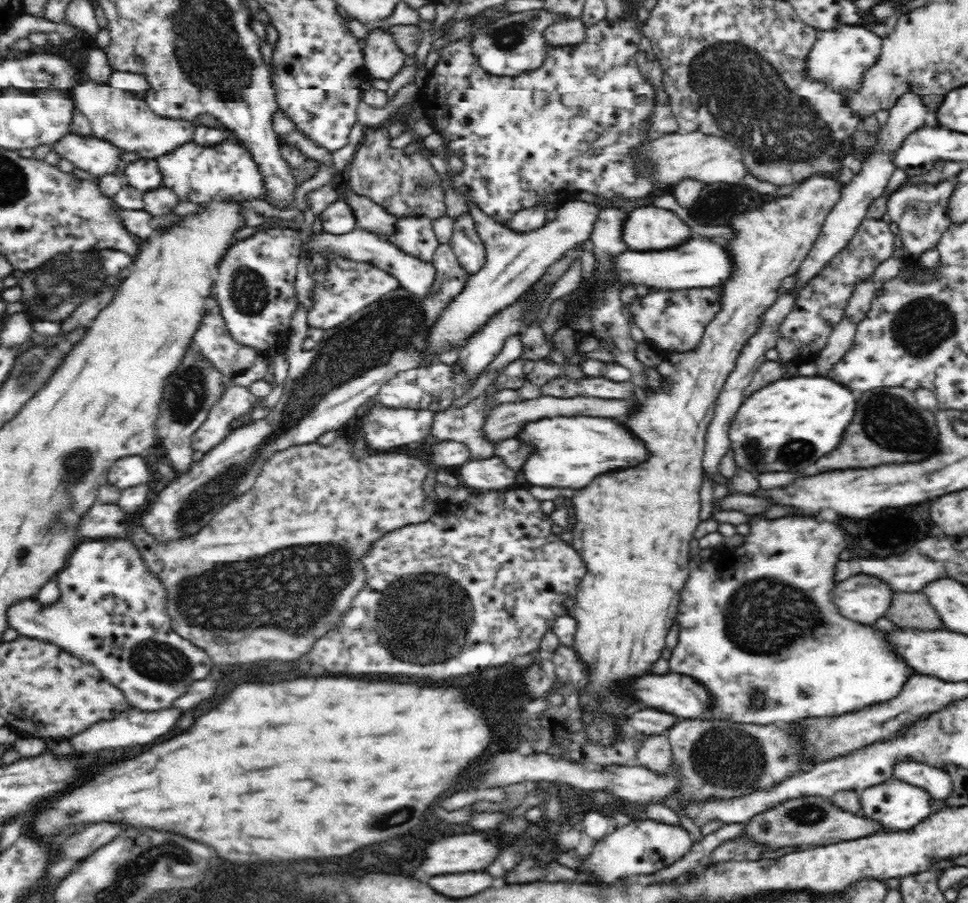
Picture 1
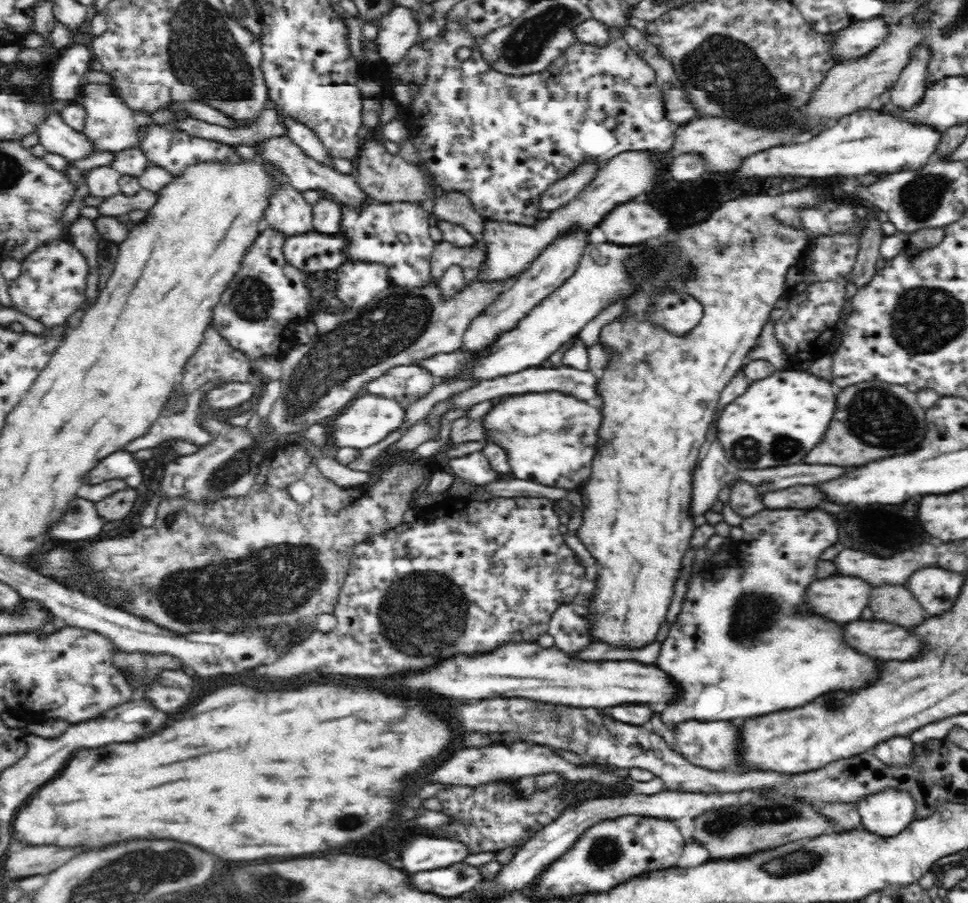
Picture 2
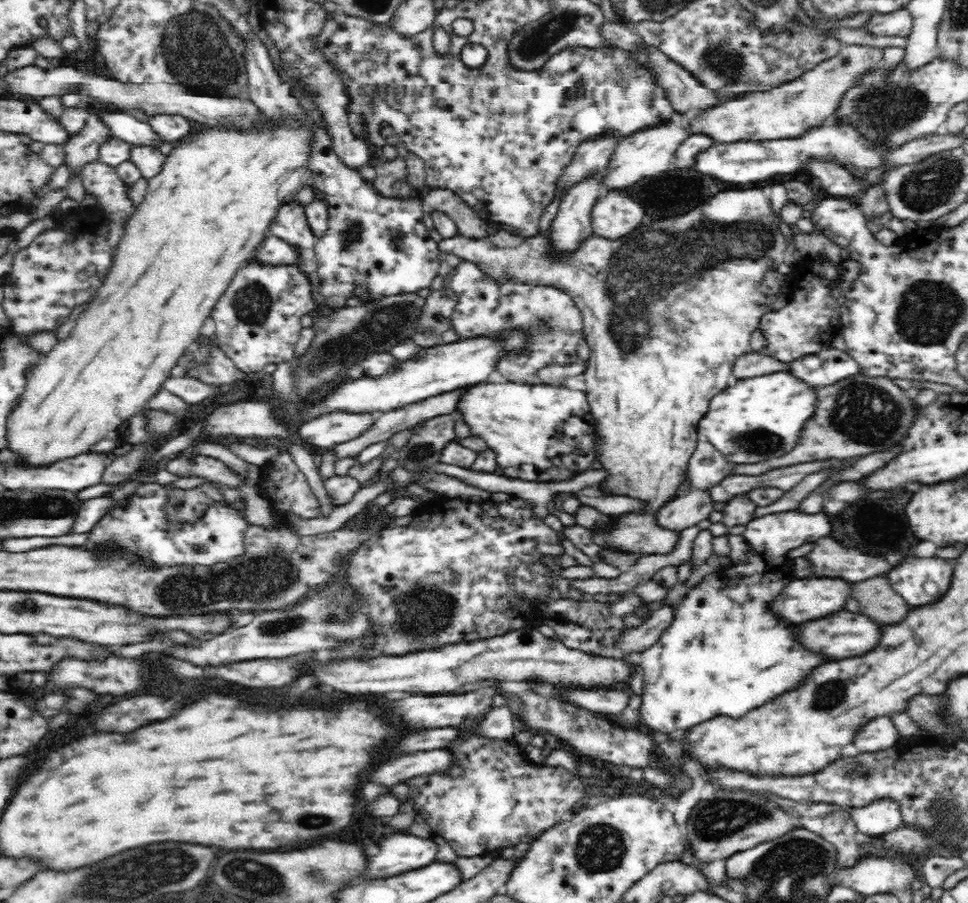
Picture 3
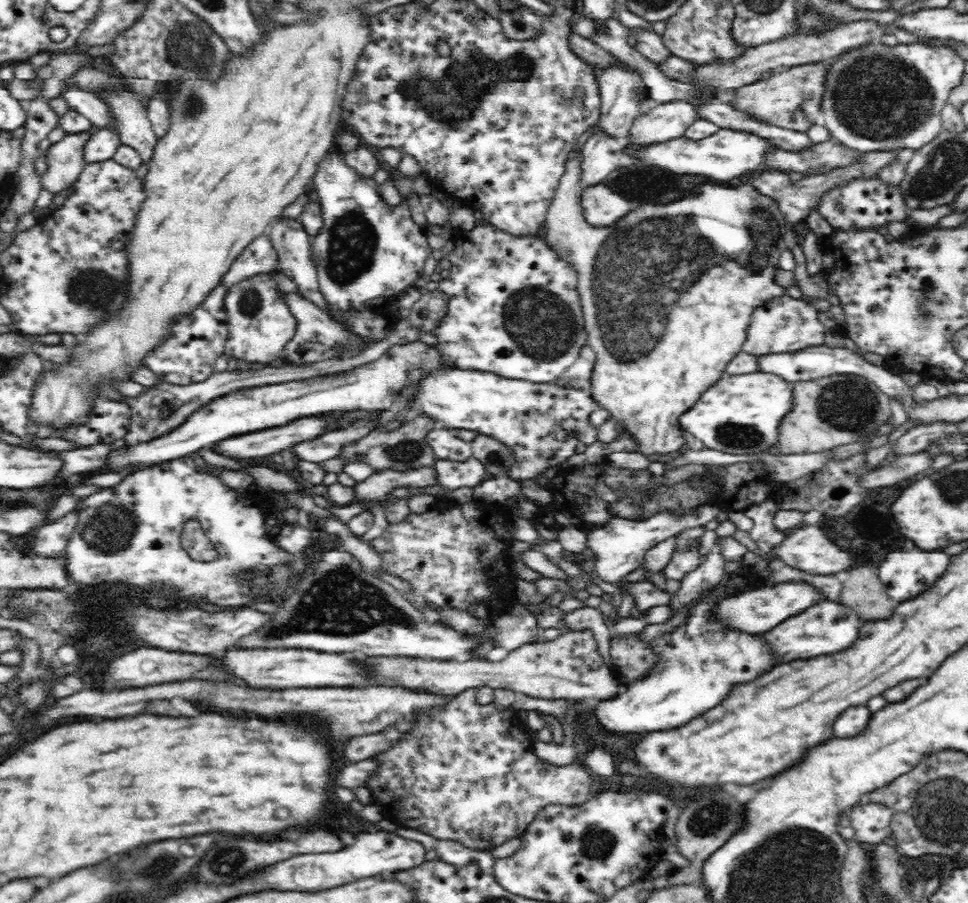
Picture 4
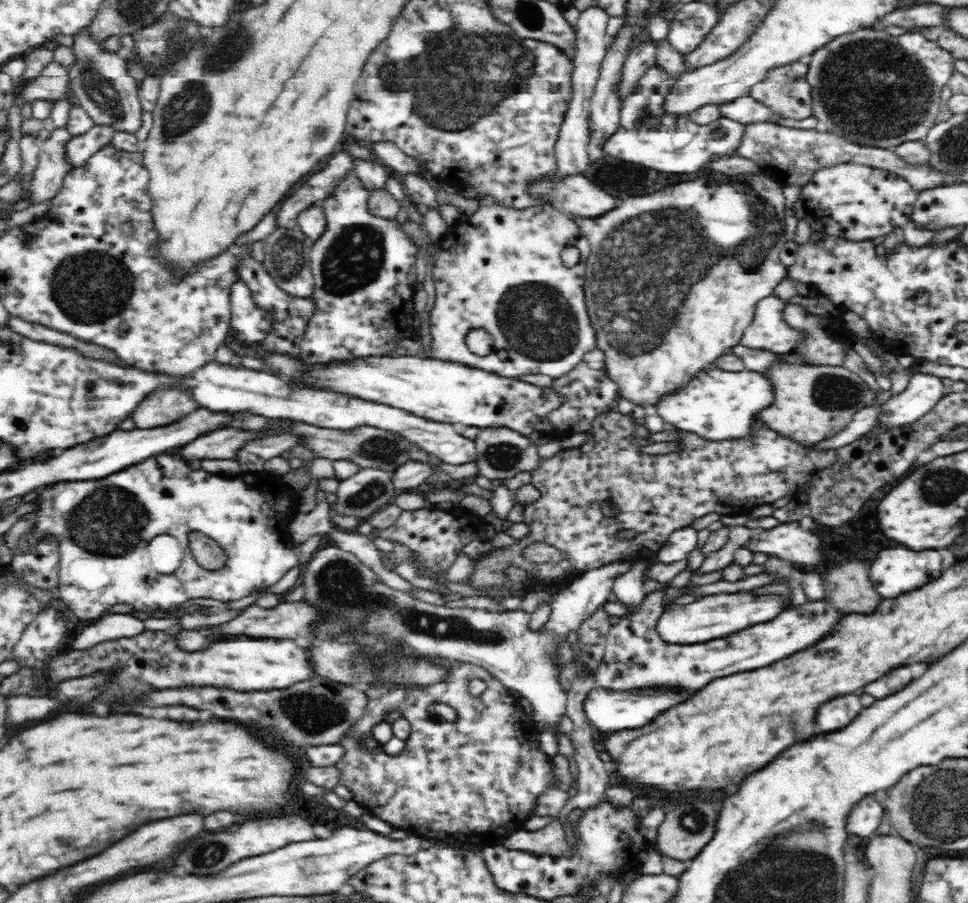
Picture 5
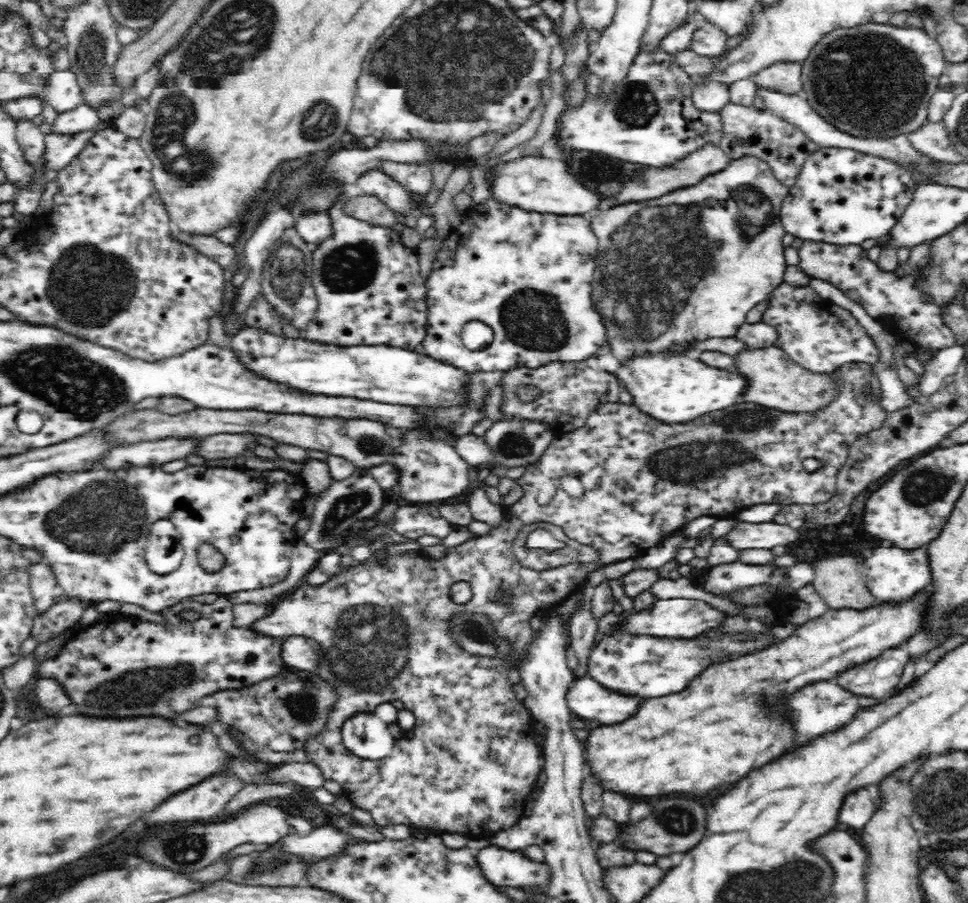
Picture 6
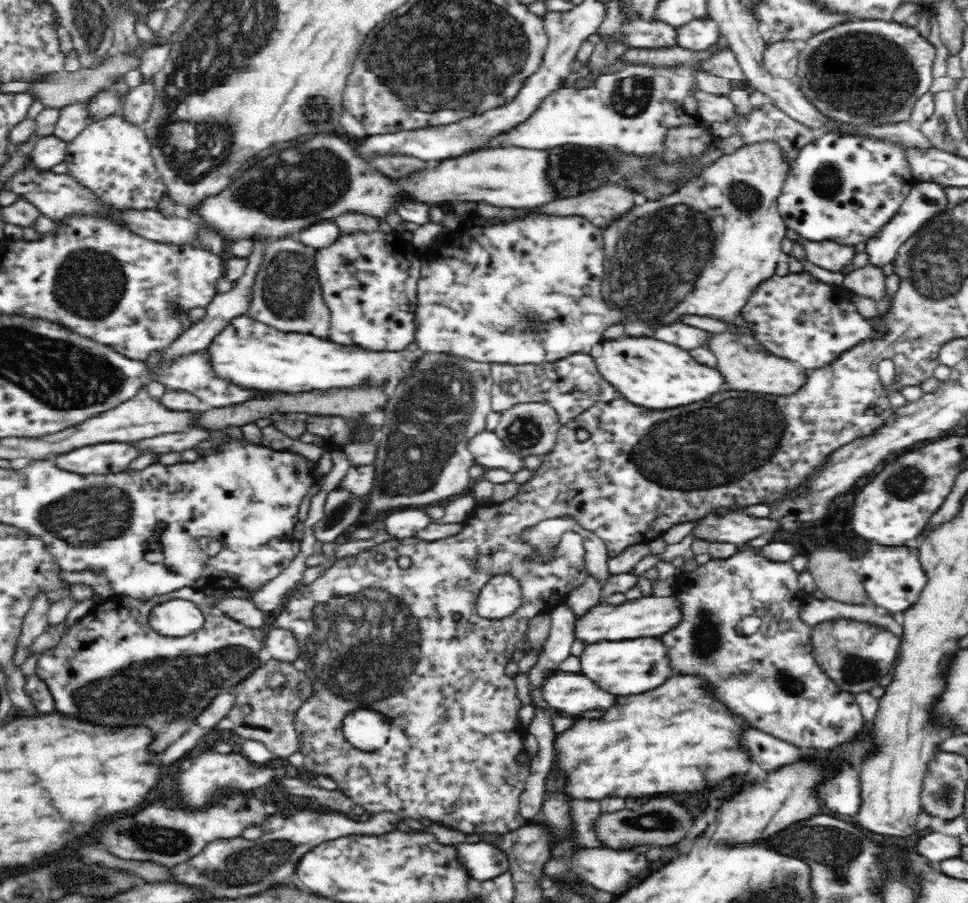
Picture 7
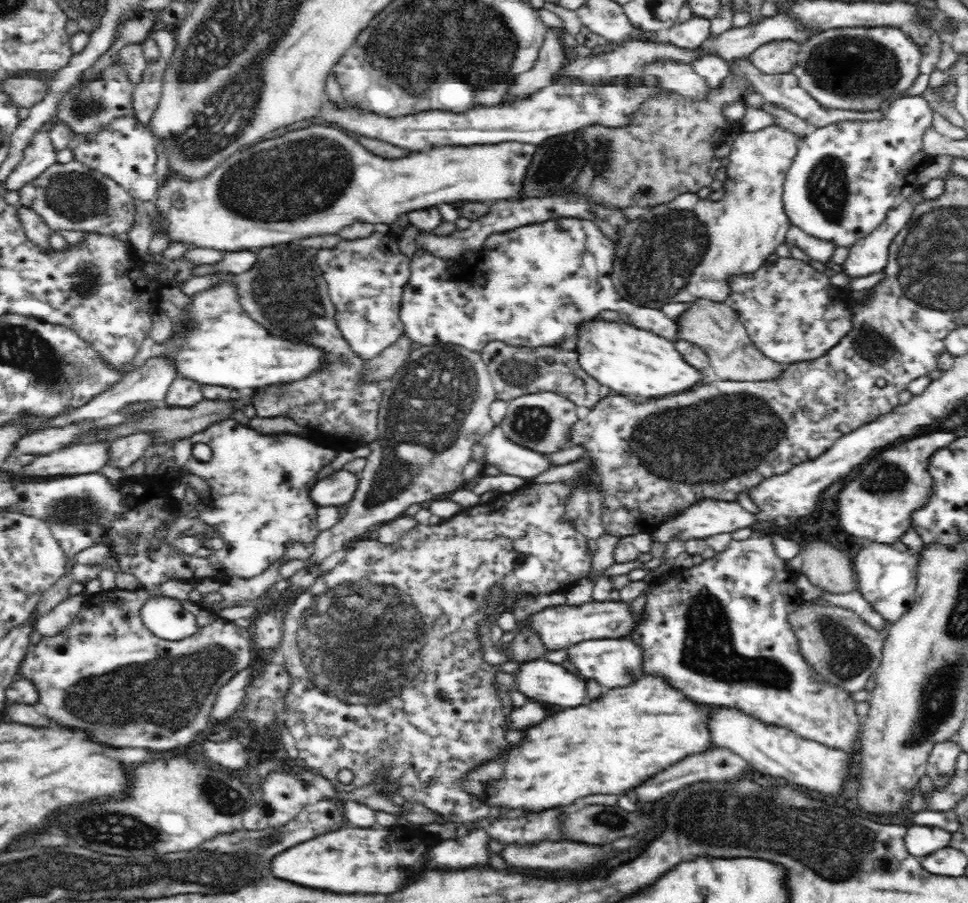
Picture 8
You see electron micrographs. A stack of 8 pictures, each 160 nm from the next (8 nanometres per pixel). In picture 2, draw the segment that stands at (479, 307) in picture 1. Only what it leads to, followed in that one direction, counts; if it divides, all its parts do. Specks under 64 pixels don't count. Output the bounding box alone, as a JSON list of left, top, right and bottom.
[480,149,666,279]

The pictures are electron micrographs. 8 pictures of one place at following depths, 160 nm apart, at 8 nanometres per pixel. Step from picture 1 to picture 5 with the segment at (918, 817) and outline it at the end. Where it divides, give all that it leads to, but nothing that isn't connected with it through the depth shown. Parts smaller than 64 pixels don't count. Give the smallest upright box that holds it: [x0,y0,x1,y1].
[848,794,884,837]

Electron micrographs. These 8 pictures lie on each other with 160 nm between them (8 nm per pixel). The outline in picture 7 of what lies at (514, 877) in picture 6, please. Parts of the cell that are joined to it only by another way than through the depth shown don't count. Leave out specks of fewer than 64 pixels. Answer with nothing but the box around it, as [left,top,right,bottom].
[454,842,508,880]

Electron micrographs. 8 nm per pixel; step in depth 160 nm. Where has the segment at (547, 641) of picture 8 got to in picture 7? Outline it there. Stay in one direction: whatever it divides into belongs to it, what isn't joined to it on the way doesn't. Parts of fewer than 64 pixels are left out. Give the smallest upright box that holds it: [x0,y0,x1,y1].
[573,596,679,645]

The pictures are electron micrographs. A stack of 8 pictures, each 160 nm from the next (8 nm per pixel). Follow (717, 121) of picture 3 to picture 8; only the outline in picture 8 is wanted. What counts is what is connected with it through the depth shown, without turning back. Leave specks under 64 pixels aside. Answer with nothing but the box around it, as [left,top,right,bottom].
[748,40,801,74]

